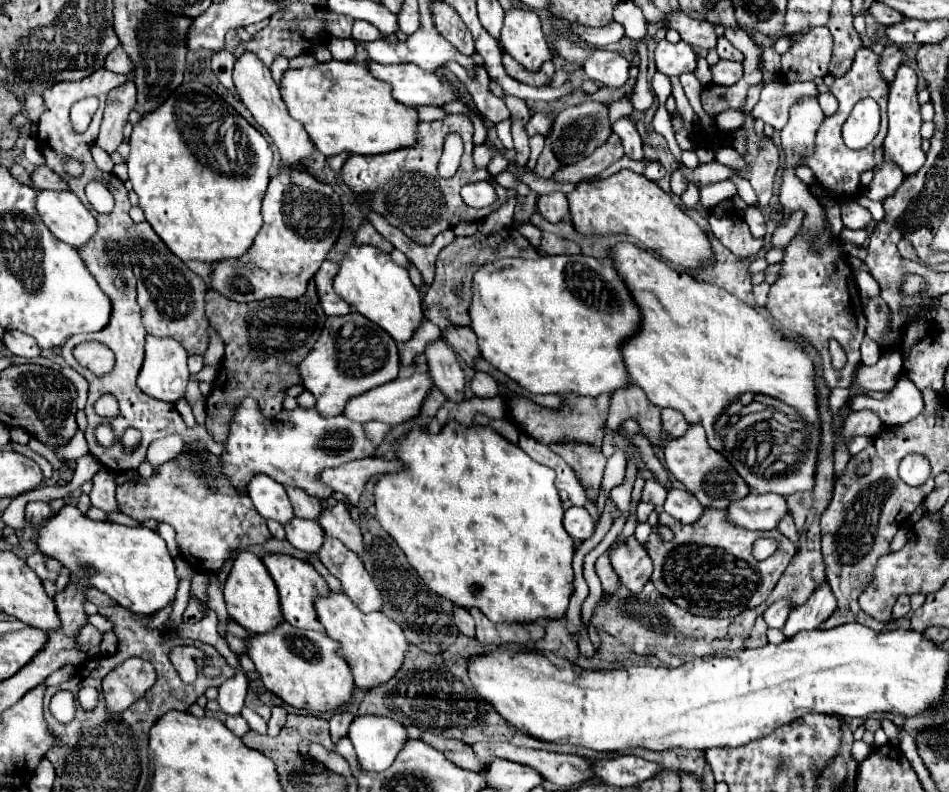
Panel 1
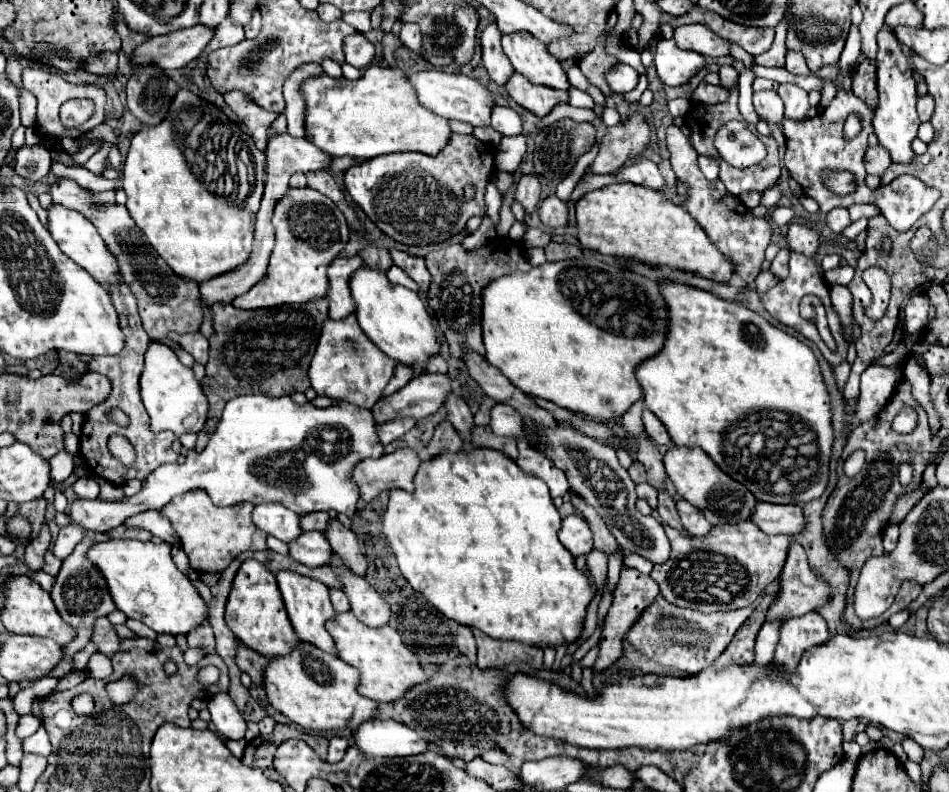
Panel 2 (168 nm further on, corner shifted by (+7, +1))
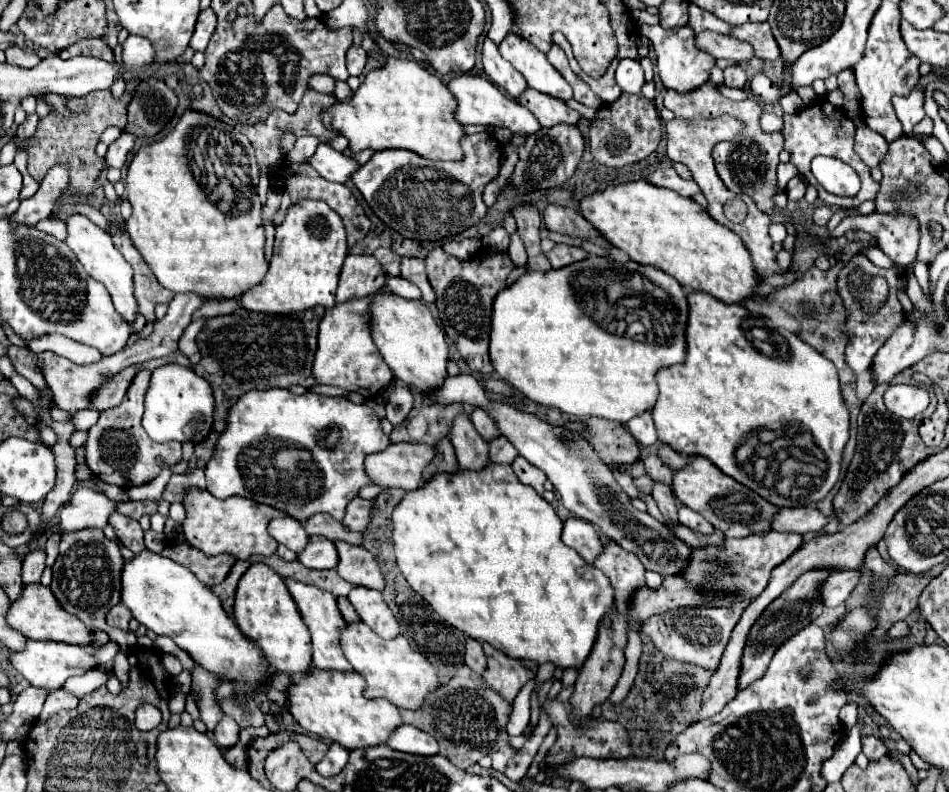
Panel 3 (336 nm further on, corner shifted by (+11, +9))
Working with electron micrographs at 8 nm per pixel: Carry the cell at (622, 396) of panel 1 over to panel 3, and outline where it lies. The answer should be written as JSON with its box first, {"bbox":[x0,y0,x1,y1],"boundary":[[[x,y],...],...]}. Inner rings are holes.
{"bbox":[651,480,679,524],"boundary":[[[653,480],[653,492],[651,492],[651,496],[655,498],[655,502],[657,502],[661,514],[665,516],[665,520],[667,522],[673,522],[673,524],[679,524],[677,522],[677,506],[675,506],[671,488],[665,482]]]}

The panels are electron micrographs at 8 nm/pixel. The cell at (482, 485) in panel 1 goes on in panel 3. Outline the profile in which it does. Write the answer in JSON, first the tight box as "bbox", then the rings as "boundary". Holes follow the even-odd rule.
{"bbox":[391,462,613,668],"boundary":[[[491,462],[483,470],[477,470],[477,472],[457,470],[451,474],[437,474],[431,480],[427,480],[421,488],[405,494],[403,500],[395,506],[391,520],[393,520],[393,546],[395,546],[397,566],[399,566],[401,574],[405,576],[409,586],[417,594],[421,594],[443,620],[447,620],[451,626],[459,628],[465,636],[489,642],[493,648],[497,648],[509,656],[535,660],[539,664],[553,662],[555,666],[561,666],[561,668],[583,666],[583,660],[589,656],[593,642],[597,638],[597,626],[603,620],[603,616],[609,612],[609,608],[613,606],[613,588],[609,584],[609,578],[605,578],[595,566],[581,560],[581,556],[577,556],[577,552],[573,552],[573,548],[569,548],[561,542],[561,528],[563,528],[561,518],[555,514],[555,510],[551,508],[551,504],[545,498],[541,498],[531,486],[519,482],[515,472],[511,470],[511,465]]]}

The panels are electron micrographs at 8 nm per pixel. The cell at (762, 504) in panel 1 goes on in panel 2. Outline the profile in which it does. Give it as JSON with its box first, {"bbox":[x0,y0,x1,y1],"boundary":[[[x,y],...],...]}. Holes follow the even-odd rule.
{"bbox":[751,502,805,536],"boundary":[[[757,502],[751,522],[755,522],[769,536],[777,536],[777,534],[797,536],[805,530],[805,516],[801,508],[795,504],[779,506],[769,502]]]}

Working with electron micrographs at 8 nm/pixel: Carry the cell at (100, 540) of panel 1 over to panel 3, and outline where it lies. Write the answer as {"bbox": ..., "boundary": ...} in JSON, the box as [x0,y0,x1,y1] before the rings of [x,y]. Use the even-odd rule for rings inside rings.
{"bbox":[121,550,271,698],"boundary":[[[141,550],[131,560],[123,562],[121,570],[121,604],[129,608],[133,618],[153,630],[155,634],[169,636],[181,650],[185,650],[203,668],[239,684],[235,692],[239,698],[251,694],[255,684],[265,682],[271,674],[269,664],[263,662],[261,650],[241,634],[237,624],[225,614],[221,600],[203,586],[193,572],[181,564],[153,552]]]}

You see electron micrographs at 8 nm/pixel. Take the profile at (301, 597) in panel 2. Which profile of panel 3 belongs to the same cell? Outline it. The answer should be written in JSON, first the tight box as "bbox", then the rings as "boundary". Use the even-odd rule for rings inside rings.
{"bbox":[285,578,353,670],"boundary":[[[285,578],[287,590],[293,596],[301,618],[305,620],[305,626],[309,628],[311,634],[311,644],[313,644],[313,662],[317,668],[329,668],[329,670],[353,670],[351,664],[345,660],[341,646],[339,646],[339,636],[337,630],[345,626],[345,620],[335,604],[335,596],[331,592],[325,592],[313,584],[299,582],[295,578]]]}

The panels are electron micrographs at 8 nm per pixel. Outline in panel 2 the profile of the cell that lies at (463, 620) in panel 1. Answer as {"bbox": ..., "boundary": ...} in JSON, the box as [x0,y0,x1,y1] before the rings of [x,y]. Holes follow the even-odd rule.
{"bbox":[455,626,477,664],"boundary":[[[459,626],[457,634],[455,634],[455,644],[457,644],[459,652],[461,652],[463,656],[469,658],[471,664],[477,662],[477,646],[475,646],[475,638],[473,638],[473,634],[471,634],[471,630],[469,630],[467,626]]]}

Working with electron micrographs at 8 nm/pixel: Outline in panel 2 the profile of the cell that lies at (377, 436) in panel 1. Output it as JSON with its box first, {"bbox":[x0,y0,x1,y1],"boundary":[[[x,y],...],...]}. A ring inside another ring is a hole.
{"bbox":[377,418,417,444],"boundary":[[[395,418],[391,422],[377,426],[377,434],[383,444],[389,444],[389,442],[401,438],[405,432],[409,432],[415,424],[417,424],[417,420],[413,420],[413,418]]]}

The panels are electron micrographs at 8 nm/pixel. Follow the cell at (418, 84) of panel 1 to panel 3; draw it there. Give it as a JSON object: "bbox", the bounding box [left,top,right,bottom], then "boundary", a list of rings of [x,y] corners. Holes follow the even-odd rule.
{"bbox":[447,74,541,134],"boundary":[[[457,74],[455,78],[451,78],[447,82],[447,88],[453,94],[453,98],[457,100],[455,118],[459,124],[481,124],[481,126],[493,124],[493,126],[505,126],[513,132],[525,132],[525,134],[533,134],[533,132],[537,132],[537,128],[541,128],[537,118],[525,106],[521,106],[515,100],[501,94],[501,90],[491,80],[487,80],[479,74]]]}

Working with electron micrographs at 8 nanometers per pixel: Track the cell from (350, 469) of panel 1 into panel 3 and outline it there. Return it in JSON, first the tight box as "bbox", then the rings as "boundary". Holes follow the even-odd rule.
{"bbox":[365,442,435,490],"boundary":[[[421,442],[389,444],[383,452],[365,458],[365,472],[381,488],[415,490],[421,484],[425,464],[435,456],[433,446]]]}

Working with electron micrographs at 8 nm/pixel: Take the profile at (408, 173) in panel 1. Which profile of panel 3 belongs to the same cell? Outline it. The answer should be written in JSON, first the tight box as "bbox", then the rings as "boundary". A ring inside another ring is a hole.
{"bbox":[351,132,503,240],"boundary":[[[489,132],[463,136],[461,148],[463,158],[457,162],[433,162],[411,150],[381,150],[353,172],[351,182],[371,210],[401,236],[413,240],[445,240],[485,216],[487,206],[481,194],[499,174],[501,166],[503,148]]]}

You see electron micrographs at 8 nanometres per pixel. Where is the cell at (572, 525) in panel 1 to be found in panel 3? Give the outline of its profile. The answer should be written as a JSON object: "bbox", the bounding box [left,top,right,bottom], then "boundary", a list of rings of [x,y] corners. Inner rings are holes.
{"bbox":[563,518,601,564],"boundary":[[[567,518],[563,522],[563,542],[577,550],[579,556],[583,560],[587,560],[589,564],[601,554],[601,538],[599,532],[595,530],[595,526],[587,520],[581,518]]]}

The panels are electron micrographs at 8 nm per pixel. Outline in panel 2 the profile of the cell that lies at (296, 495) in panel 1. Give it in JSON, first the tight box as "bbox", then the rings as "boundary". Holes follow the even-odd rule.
{"bbox":[301,512,329,532],"boundary":[[[313,512],[313,514],[301,516],[301,528],[305,532],[309,532],[309,530],[325,532],[327,530],[327,522],[329,522],[329,514],[327,512]]]}

